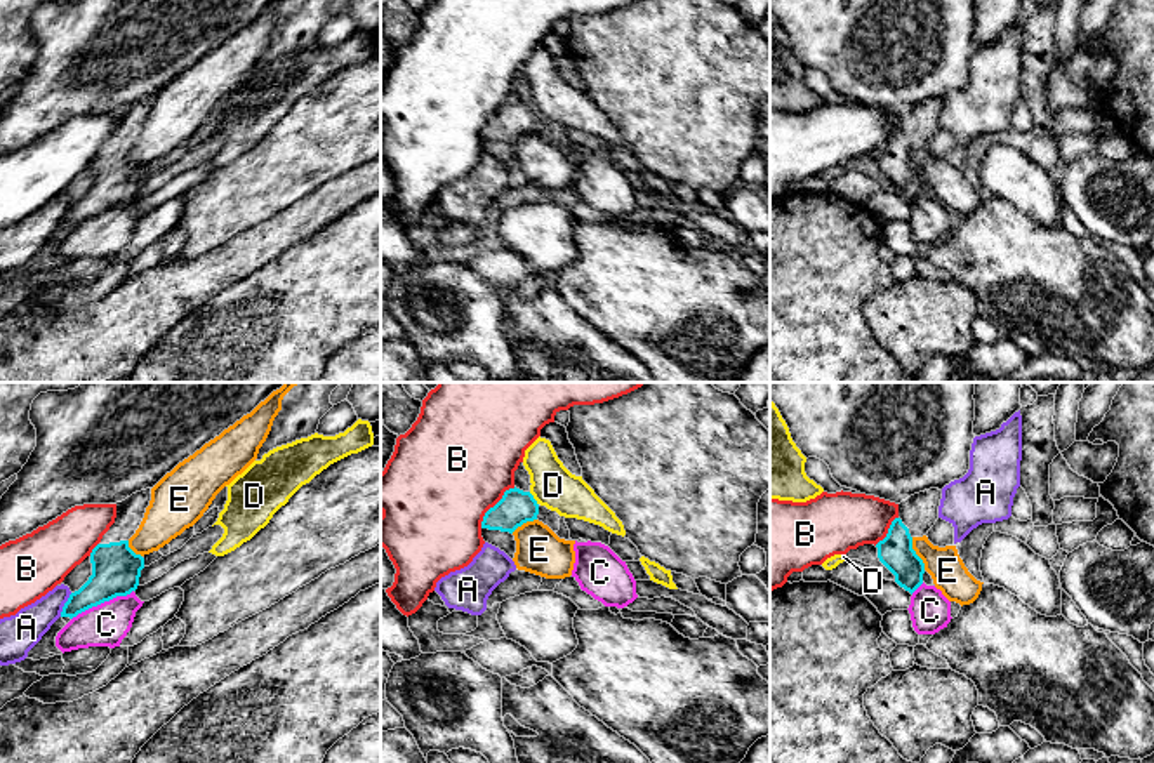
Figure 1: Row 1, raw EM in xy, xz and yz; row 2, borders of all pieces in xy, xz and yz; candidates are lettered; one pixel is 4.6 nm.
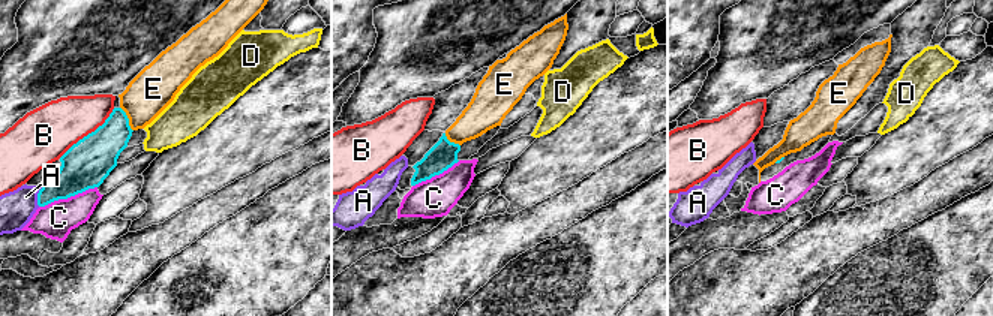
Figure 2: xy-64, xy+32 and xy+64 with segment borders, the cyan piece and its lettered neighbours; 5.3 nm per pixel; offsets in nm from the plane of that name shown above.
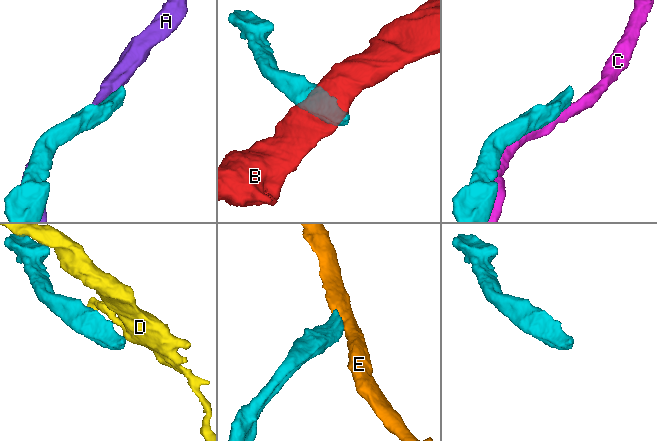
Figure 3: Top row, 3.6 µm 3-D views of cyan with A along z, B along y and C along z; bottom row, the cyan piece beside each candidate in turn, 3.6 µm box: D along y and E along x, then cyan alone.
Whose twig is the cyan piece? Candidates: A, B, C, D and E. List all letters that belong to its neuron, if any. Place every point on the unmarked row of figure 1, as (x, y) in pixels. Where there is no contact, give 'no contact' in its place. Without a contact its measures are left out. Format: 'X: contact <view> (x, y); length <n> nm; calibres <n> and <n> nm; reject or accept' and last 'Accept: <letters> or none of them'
A: contact xy (65, 216); length 130 nm; calibres 180 and 180 nm; reject
B: contact xz (496, 115); length 260 nm; calibres 160 and 480 nm; reject
C: contact xy (101, 212); length 320 nm; calibres 220 and 200 nm; reject
D: contact xz (534, 110); length 80 nm; calibres 160 and 200 nm; reject
E: contact yz (915, 164); length 170 nm; calibres 160 and 160 nm; reject
Accept: none of them

